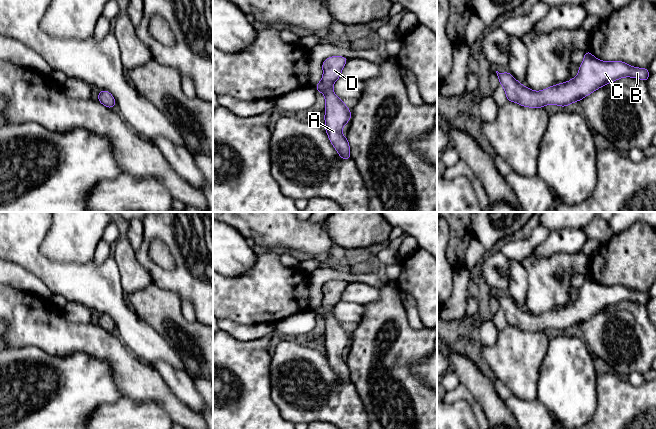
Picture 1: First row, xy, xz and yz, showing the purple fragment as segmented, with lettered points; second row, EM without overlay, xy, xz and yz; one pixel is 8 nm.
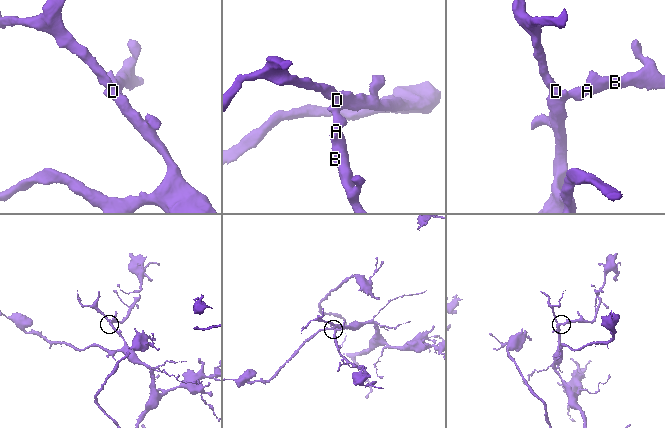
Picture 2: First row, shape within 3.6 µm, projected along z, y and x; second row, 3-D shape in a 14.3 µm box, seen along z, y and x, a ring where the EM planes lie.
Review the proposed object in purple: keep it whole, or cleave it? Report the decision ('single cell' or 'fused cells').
single cell

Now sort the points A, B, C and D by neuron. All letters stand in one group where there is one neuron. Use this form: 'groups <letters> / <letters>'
groups A B C D

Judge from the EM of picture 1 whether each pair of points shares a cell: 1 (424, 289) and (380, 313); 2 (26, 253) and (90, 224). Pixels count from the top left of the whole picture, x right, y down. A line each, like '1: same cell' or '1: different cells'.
1: different cells
2: different cells

